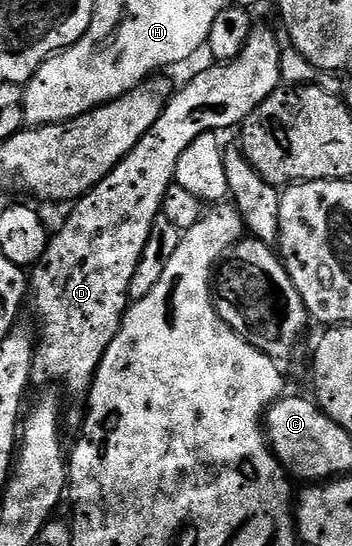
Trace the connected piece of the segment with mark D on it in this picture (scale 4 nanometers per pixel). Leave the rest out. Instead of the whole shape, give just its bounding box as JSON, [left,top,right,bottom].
[30,29,281,395]

